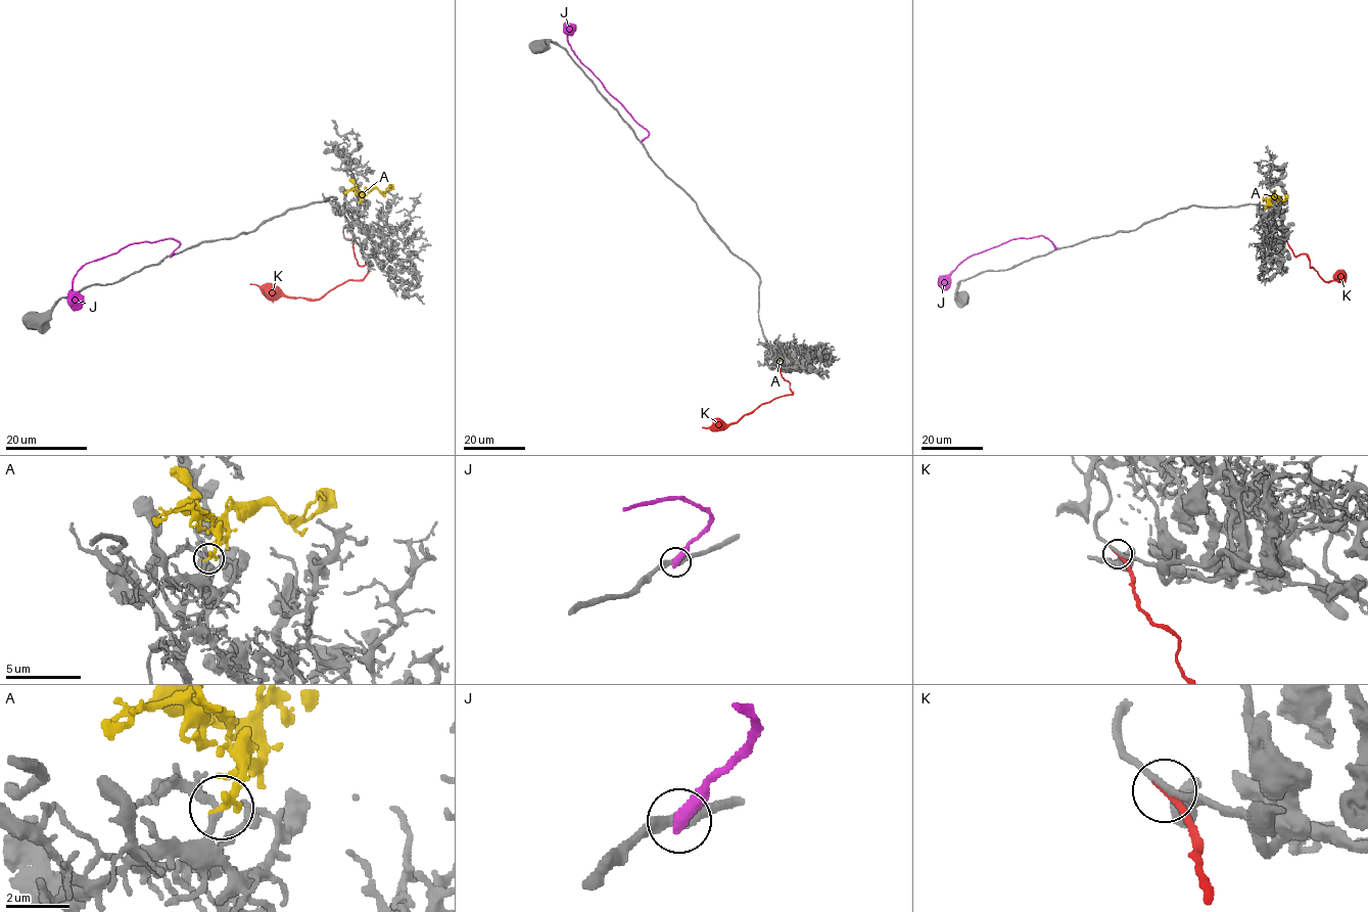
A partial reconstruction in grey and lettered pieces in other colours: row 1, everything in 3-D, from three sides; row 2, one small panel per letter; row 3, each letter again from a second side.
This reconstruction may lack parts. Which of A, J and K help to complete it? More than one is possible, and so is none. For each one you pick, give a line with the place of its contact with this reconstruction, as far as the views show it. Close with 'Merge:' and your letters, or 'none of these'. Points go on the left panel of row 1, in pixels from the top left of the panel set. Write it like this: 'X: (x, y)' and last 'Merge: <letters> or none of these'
A: (360, 202)
Merge: A

